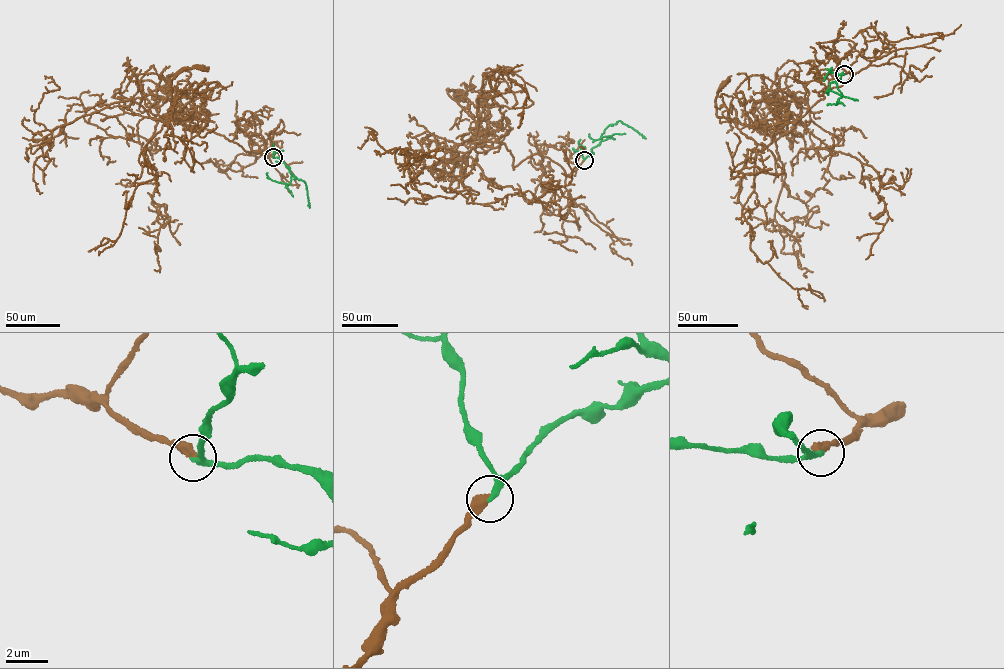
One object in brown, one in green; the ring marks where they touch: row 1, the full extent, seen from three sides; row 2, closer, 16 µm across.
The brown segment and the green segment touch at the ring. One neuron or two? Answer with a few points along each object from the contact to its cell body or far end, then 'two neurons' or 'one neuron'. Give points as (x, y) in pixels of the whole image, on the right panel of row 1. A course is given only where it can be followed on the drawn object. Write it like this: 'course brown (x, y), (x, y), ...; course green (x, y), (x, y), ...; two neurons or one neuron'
course brown (845, 74), (852, 76), (818, 94), (823, 99), (794, 123), (762, 130), (717, 116), (715, 101), (722, 84); course green (845, 74), (838, 75), (838, 80), (830, 83), (826, 92), (832, 91), (858, 100); one neuron

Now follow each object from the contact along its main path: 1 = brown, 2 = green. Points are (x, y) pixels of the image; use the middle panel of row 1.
1: (584, 160), (567, 175), (536, 153), (513, 169), (504, 144), (487, 140), (485, 130), (446, 90), (459, 95)
2: (584, 160), (593, 153), (591, 149), (600, 144), (606, 128), (619, 120), (646, 138)

